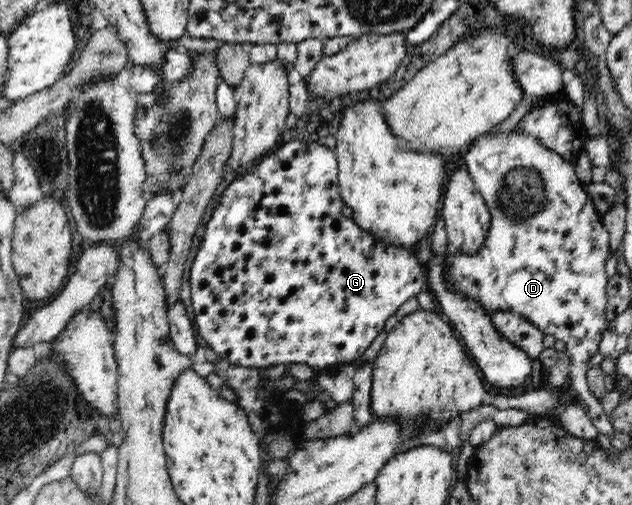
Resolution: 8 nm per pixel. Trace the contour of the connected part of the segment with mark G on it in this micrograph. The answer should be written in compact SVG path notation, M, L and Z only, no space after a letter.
M294 139L277 147L275 152L266 156L248 172L238 175L227 187L224 198L206 224L203 241L190 270L191 303L196 314L196 326L200 336L203 336L216 354L232 363L259 369L277 364L308 364L316 376L336 365L353 364L366 352L378 333L385 332L386 320L394 316L408 298L416 296L420 290L426 290L423 265L418 262L414 250L404 245L388 243L376 233L362 229L352 217L344 215L343 210L347 205L340 195L338 179L338 160L332 149L326 148L320 142L300 142Z

